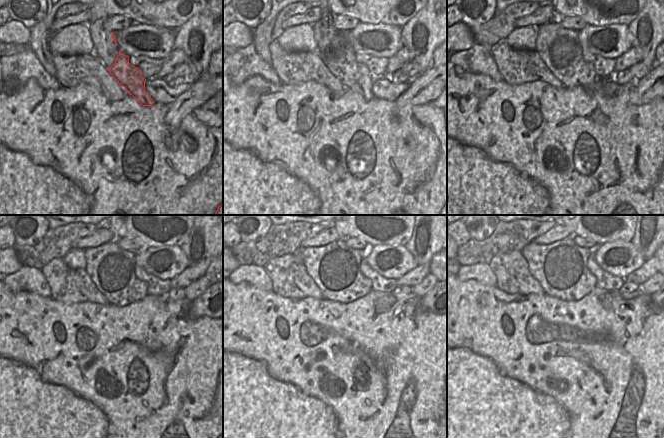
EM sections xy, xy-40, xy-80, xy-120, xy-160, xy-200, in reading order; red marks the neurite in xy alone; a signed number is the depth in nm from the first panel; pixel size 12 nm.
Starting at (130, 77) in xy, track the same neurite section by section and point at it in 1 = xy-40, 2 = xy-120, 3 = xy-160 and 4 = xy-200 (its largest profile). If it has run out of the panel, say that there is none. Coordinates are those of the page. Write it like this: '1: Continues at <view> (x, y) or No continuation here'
1: Continues at xy-40 (339, 57)
2: Continues at xy-120 (111, 269)
3: Continues at xy-160 (335, 268)
4: Continues at xy-200 (561, 268).

